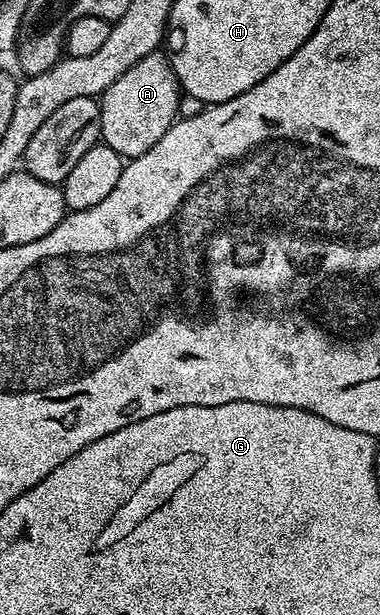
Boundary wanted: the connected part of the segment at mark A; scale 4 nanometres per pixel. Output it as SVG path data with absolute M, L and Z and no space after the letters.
M161 49L153 50L140 60L140 64L132 64L132 68L112 84L112 88L100 95L102 106L99 105L97 111L101 141L123 159L139 158L178 121L179 97L178 77L170 66L169 57Z

